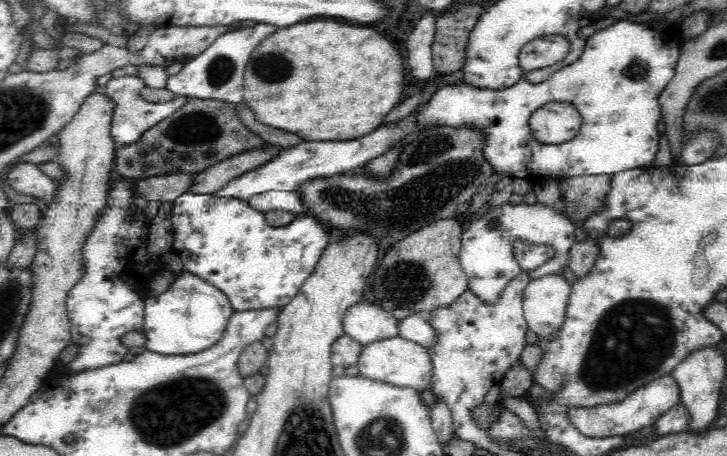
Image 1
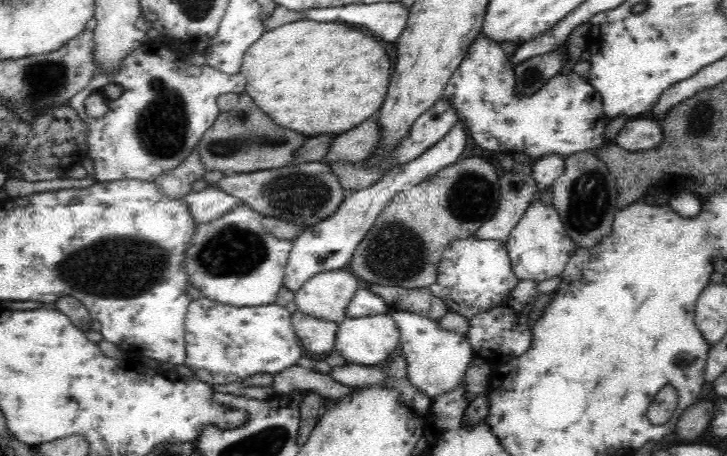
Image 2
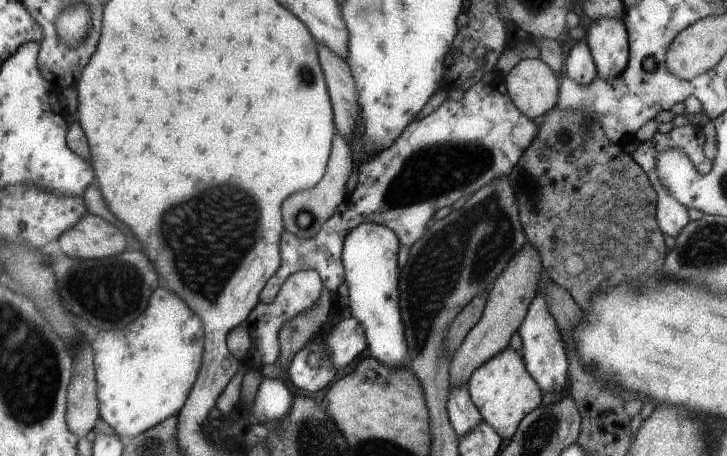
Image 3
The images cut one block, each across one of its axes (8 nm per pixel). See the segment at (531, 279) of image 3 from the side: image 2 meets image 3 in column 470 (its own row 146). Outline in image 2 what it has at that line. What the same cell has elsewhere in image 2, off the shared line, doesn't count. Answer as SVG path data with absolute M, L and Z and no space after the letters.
M372 116L370 120L362 122L354 130L340 134L336 136L336 140L332 140L330 150L328 150L328 164L360 164L372 156L378 144L380 144L380 126L376 124L376 116Z

